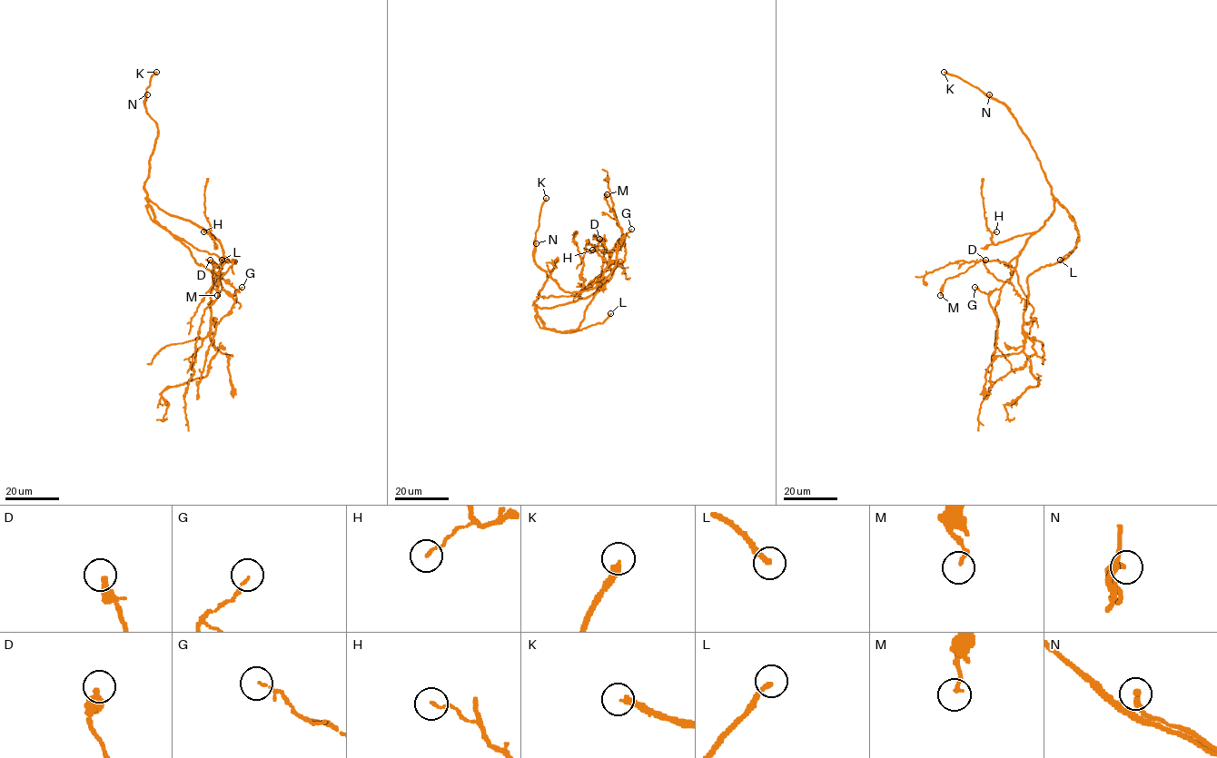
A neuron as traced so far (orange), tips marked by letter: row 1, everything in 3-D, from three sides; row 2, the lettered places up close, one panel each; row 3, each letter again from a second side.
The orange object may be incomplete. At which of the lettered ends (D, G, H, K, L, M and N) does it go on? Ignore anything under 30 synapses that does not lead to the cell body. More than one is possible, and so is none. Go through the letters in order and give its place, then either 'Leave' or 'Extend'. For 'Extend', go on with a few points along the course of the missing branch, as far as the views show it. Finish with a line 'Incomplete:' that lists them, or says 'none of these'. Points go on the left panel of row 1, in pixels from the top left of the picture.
D: Place: (210, 260). Leave
G: Place: (242, 287). Leave
H: Place: (203, 231). Leave
K: Place: (156, 72). Extend. Course of what is missing: (156, 72), (144, 67), (139, 70)
L: Place: (222, 260). Extend. Course of what is missing: (222, 260), (245, 278), (228, 290), (212, 319), (194, 311), (174, 312), (132, 304)
M: Place: (217, 295). Leave
N: Place: (147, 94). Leave
Incomplete: K, L

